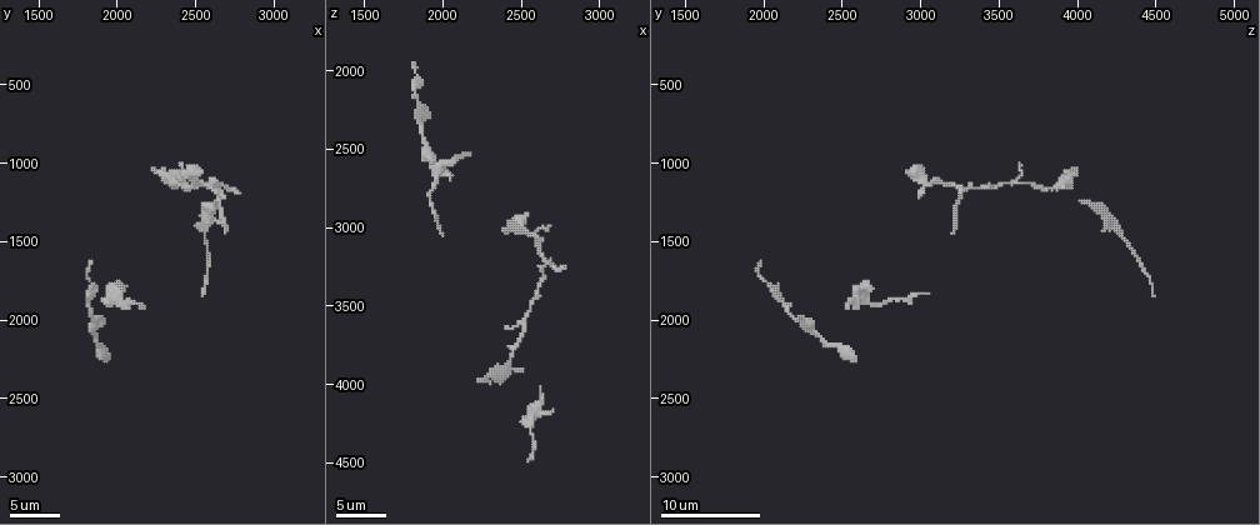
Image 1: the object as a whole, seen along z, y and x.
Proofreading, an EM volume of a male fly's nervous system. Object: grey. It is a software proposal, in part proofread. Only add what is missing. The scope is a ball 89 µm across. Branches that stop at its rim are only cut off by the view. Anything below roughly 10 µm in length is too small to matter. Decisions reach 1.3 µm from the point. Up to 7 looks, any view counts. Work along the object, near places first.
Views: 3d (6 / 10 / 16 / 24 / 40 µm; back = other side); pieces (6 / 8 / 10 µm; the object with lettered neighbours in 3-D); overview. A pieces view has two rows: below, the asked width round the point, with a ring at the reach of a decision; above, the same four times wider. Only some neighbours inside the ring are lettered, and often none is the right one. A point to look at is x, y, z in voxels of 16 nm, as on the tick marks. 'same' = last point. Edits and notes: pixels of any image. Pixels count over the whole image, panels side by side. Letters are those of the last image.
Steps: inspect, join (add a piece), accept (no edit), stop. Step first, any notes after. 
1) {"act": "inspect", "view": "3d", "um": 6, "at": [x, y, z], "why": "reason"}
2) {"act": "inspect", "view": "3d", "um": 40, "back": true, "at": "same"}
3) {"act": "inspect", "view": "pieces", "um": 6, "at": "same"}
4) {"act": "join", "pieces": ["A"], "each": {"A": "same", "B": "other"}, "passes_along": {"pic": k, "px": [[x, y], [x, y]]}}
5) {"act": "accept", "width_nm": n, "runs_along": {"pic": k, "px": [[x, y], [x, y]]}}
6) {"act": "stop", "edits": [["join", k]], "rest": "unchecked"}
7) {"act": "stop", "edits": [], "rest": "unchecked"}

{"act": "inspect", "view": "pieces", "um": 10, "at": [2420, 1020, 3620], "why": "an open end"}

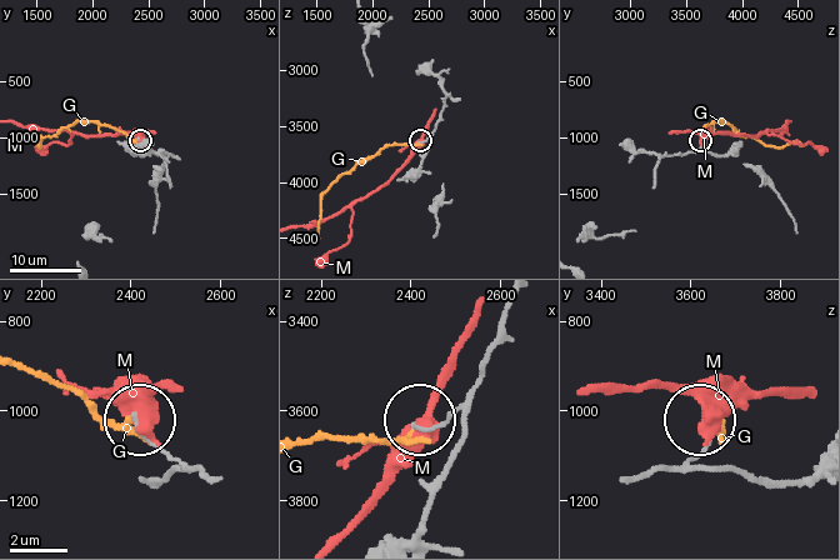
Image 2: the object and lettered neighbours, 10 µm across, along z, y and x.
{"act": "accept", "each": {"G": "other", "M": "other"}, "runs_along": {"pic": 2, "px": [[211, 478], [174, 460], [138, 420]]}, "found": "none of them fits"}

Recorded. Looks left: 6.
{"act": "inspect", "view": "3d", "um": 6, "at": [2240, 1040, 3980], "why": "an open end"}

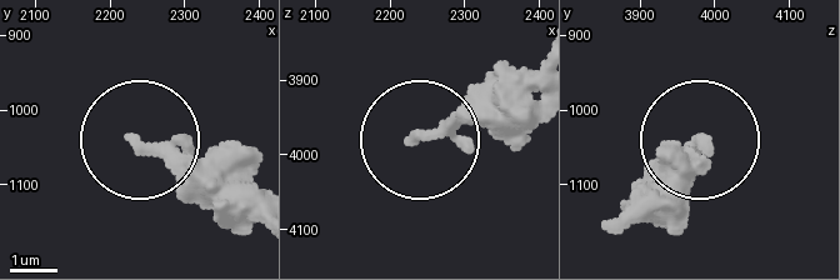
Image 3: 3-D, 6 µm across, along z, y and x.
{"act": "inspect", "view": "pieces", "um": 8, "at": [2235, 1040, 3980]}

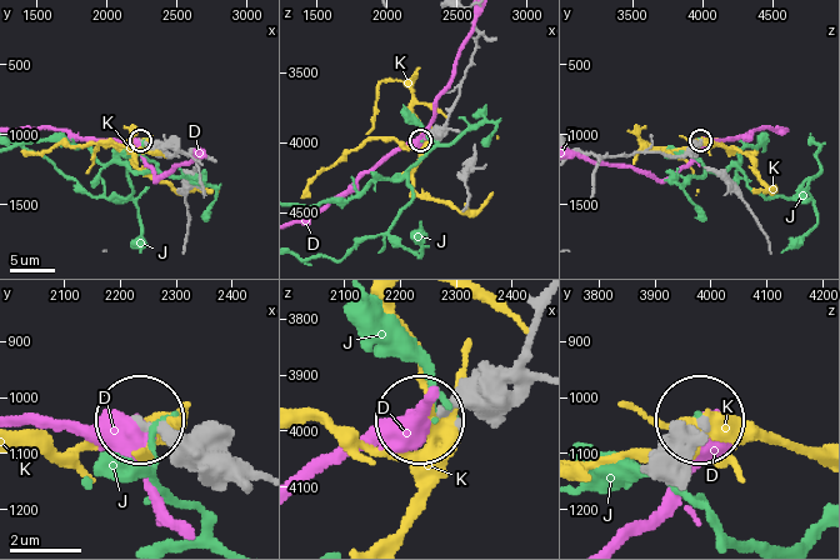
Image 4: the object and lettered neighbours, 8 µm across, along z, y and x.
{"act": "accept", "each": {"D": "other", "J": "other", "K": "other"}, "found": "none of them fits"}

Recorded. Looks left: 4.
{"act": "inspect", "view": "3d", "um": 6, "at": [2380, 1100, 3020], "why": "branch stops here"}

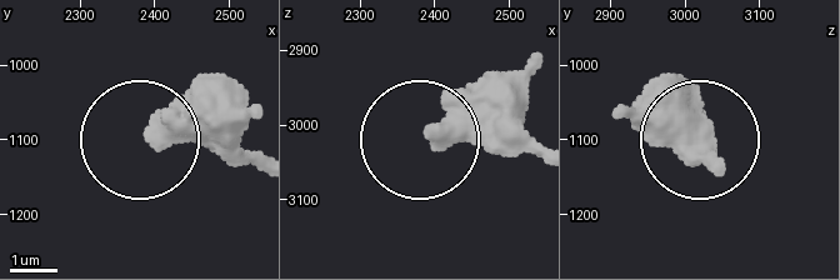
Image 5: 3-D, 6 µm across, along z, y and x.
{"act": "inspect", "view": "pieces", "um": 8, "at": [2395, 1085, 3015], "why": "what lies round it"}

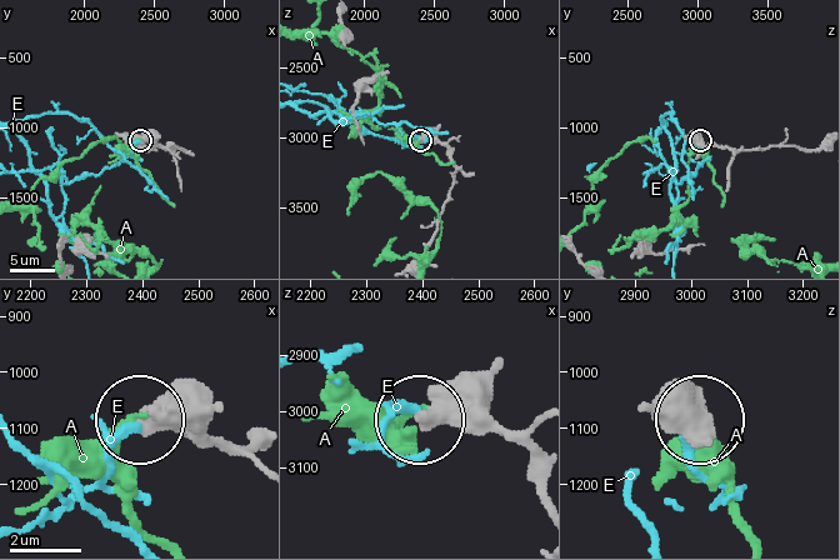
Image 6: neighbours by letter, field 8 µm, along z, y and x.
{"act": "accept", "width_nm": 540, "each": {"A": "other", "E": "other"}, "runs_along": {"pic": 6, "px": [[539, 459], [485, 433], [425, 424]]}, "found": "no lettered piece goes on from it"}

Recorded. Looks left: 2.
{"act": "stop", "edits": [], "rest": "unchecked"}

